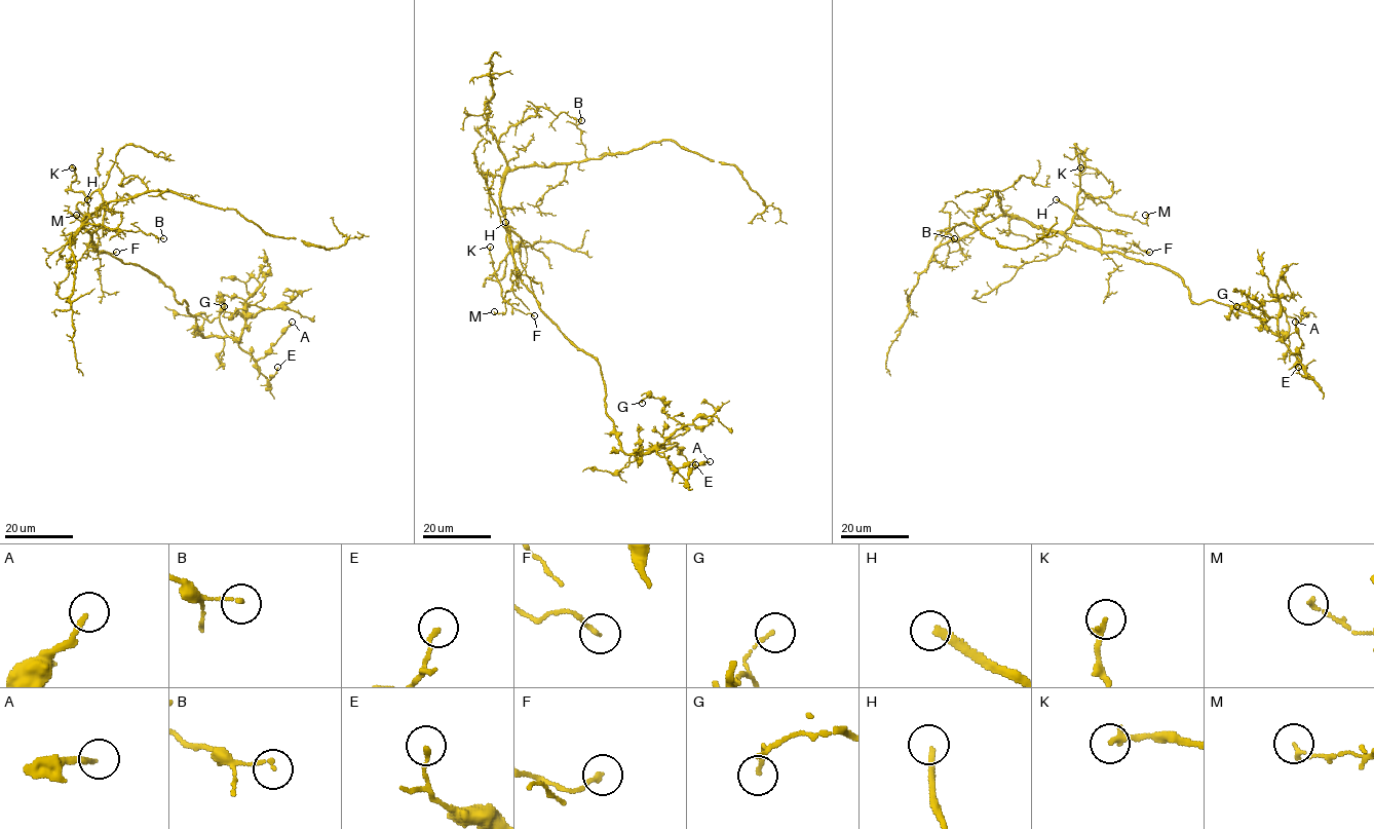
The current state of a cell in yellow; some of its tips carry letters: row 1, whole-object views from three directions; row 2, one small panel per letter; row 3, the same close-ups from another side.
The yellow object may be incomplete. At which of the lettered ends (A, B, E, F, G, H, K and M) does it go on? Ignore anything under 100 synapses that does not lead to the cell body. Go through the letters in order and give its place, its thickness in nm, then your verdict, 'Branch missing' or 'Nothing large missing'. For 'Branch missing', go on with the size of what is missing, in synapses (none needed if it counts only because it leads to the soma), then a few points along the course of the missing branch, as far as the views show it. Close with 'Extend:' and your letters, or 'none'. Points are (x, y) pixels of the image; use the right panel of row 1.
A: Place: (1295, 322). Thickness 170 nm. Nothing large missing
B: Place: (954, 238). Thickness 110 nm. Nothing large missing
E: Place: (1298, 367). Thickness 160 nm. Nothing large missing
F: Place: (1149, 252). Thickness 160 nm. Nothing large missing
G: Place: (1236, 306). Thickness 120 nm. Nothing large missing
H: Place: (1056, 199). Thickness 240 nm. Branch missing. Course of what is missing: (1056, 199), (1031, 186), (1018, 161), (1009, 155), (1002, 155), (994, 160), (971, 154), (949, 158), (934, 156)
K: Place: (1080, 167). Thickness 240 nm. Nothing large missing
M: Place: (1145, 215). Thickness 140 nm. Nothing large missing
Extend: H

